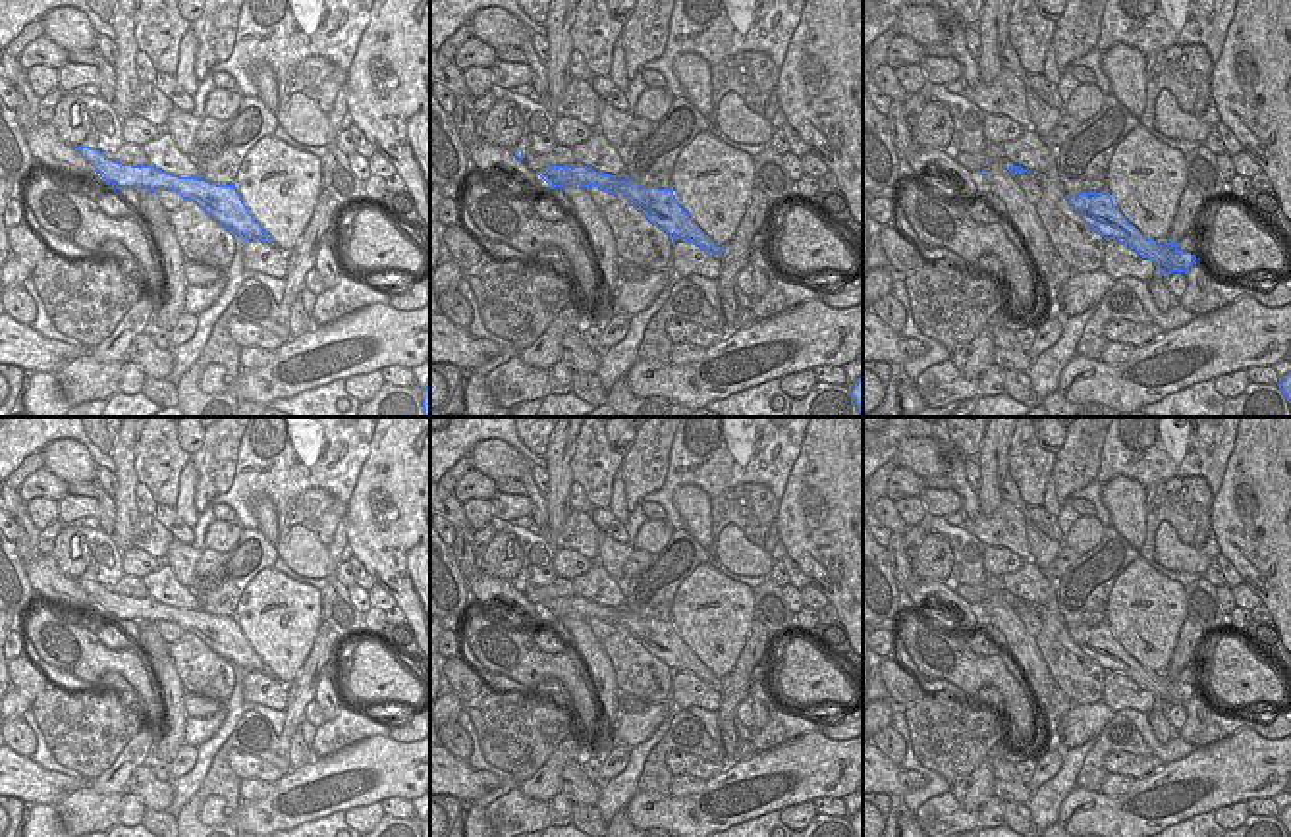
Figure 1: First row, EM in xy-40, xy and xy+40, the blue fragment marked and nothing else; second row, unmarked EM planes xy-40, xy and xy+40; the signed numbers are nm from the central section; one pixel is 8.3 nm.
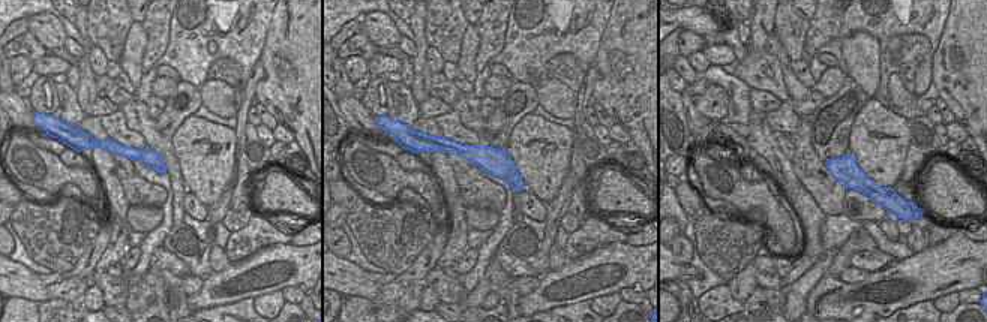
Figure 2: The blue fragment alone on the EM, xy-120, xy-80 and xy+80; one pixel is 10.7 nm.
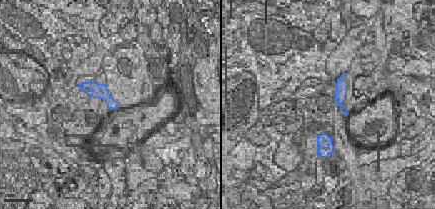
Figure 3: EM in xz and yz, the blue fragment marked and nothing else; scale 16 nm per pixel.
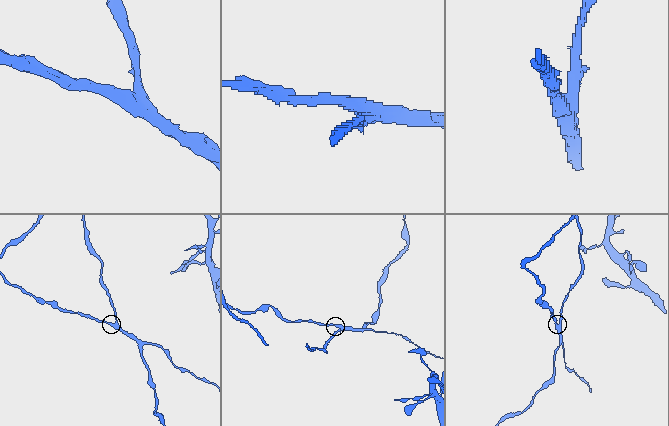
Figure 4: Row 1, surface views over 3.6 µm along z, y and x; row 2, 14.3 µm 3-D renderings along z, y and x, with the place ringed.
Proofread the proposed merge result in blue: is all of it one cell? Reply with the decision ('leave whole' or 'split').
split

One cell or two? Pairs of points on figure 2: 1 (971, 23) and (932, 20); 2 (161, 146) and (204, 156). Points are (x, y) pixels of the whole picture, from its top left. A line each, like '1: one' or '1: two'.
1: two
2: two

